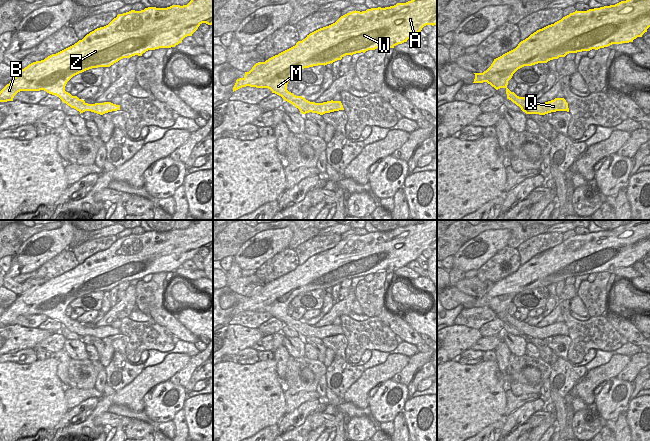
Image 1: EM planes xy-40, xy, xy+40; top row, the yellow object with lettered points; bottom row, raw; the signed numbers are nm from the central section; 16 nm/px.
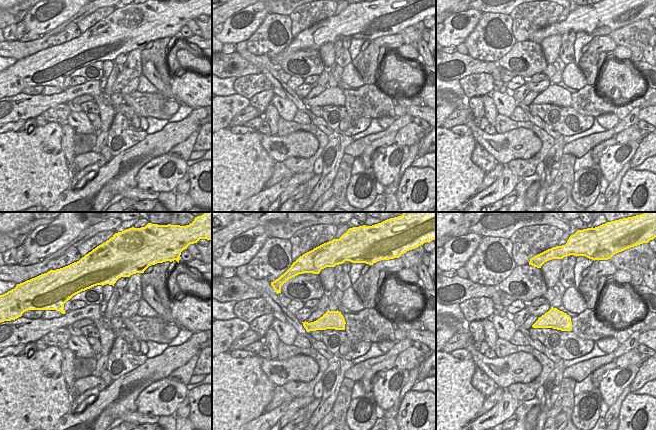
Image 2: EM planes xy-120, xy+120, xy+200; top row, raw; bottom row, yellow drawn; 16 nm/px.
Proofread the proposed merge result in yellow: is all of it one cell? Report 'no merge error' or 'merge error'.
no merge error

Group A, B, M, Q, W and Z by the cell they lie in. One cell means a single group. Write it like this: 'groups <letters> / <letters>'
groups A B M Q W Z

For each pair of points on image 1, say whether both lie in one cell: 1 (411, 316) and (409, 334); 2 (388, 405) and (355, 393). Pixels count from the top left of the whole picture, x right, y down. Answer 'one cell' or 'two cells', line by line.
1: two cells
2: two cells

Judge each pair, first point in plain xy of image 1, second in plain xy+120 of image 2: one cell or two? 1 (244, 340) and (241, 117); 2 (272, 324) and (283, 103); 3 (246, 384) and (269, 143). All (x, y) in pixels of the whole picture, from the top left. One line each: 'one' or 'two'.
1: two
2: two
3: two

